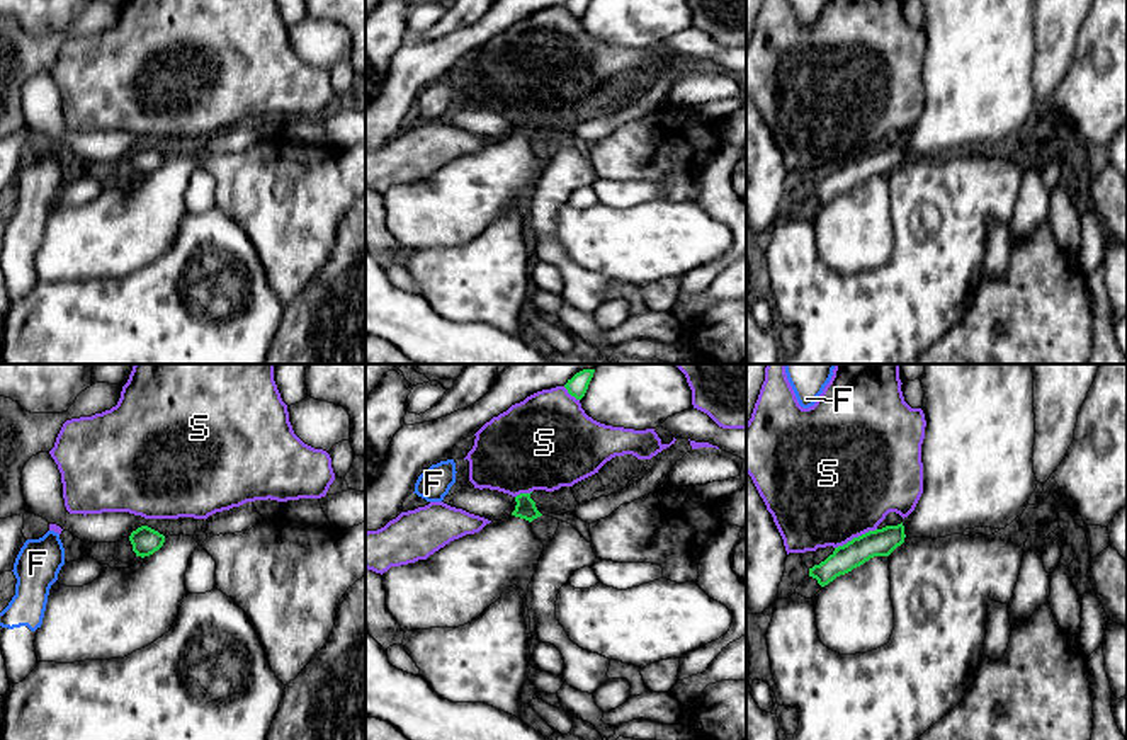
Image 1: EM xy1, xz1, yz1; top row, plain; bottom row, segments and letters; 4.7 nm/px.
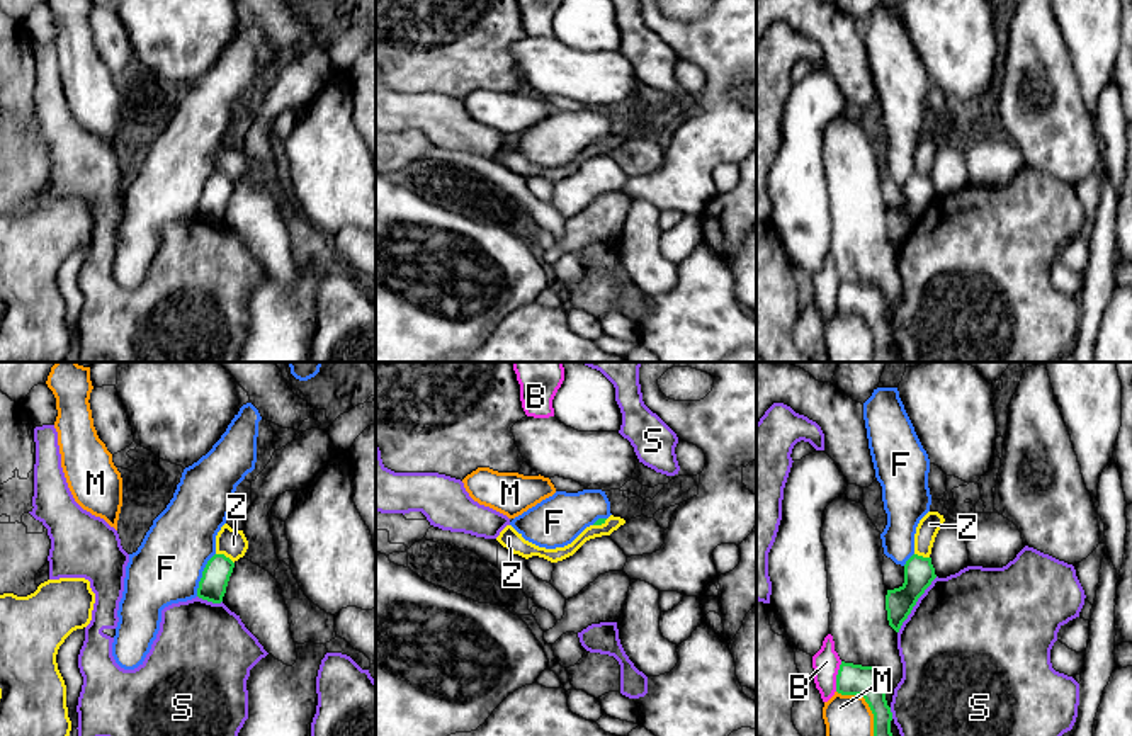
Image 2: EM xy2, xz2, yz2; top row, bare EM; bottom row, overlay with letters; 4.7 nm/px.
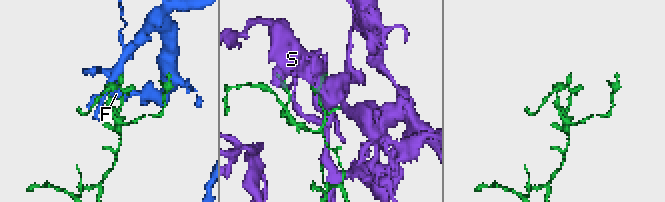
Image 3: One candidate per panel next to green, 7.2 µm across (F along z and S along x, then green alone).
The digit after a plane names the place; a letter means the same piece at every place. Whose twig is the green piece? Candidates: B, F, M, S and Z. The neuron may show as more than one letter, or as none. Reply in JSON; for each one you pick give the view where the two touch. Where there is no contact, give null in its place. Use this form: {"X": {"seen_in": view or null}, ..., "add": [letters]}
{"add": []}

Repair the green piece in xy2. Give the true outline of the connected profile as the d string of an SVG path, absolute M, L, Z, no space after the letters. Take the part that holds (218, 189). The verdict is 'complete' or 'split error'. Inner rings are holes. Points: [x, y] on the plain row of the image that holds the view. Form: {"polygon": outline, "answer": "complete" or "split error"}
{"polygon": "M214 173L202 190L197 216L212 223L221 223L233 187L235 182L229 177L226 177L224 173Z", "answer": "complete"}

